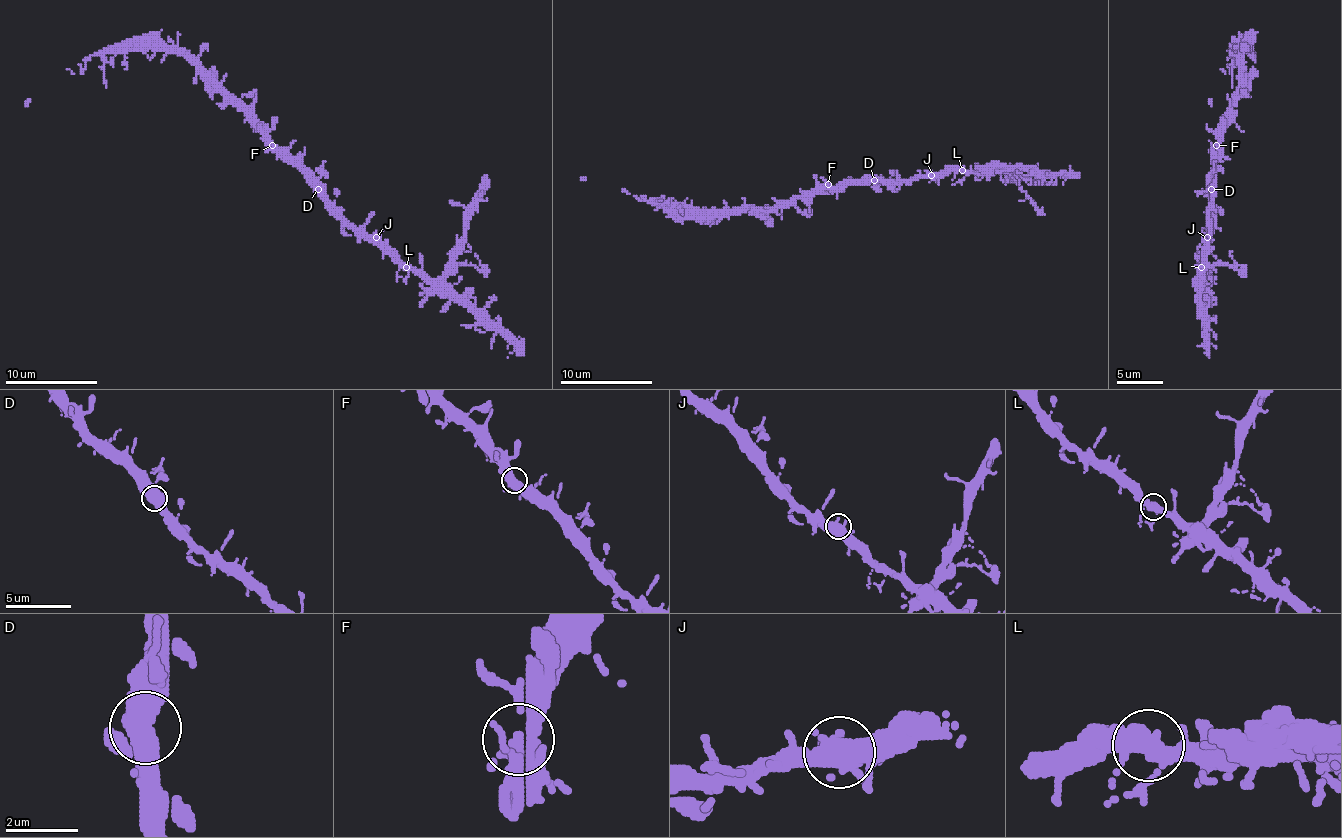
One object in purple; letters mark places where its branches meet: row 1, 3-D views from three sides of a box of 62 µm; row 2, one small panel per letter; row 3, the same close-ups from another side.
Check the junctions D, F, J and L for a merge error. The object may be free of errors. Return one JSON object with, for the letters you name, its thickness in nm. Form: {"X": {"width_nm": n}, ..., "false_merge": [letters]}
{"L": {"width_nm": 440}, "false_merge": ["L"]}

